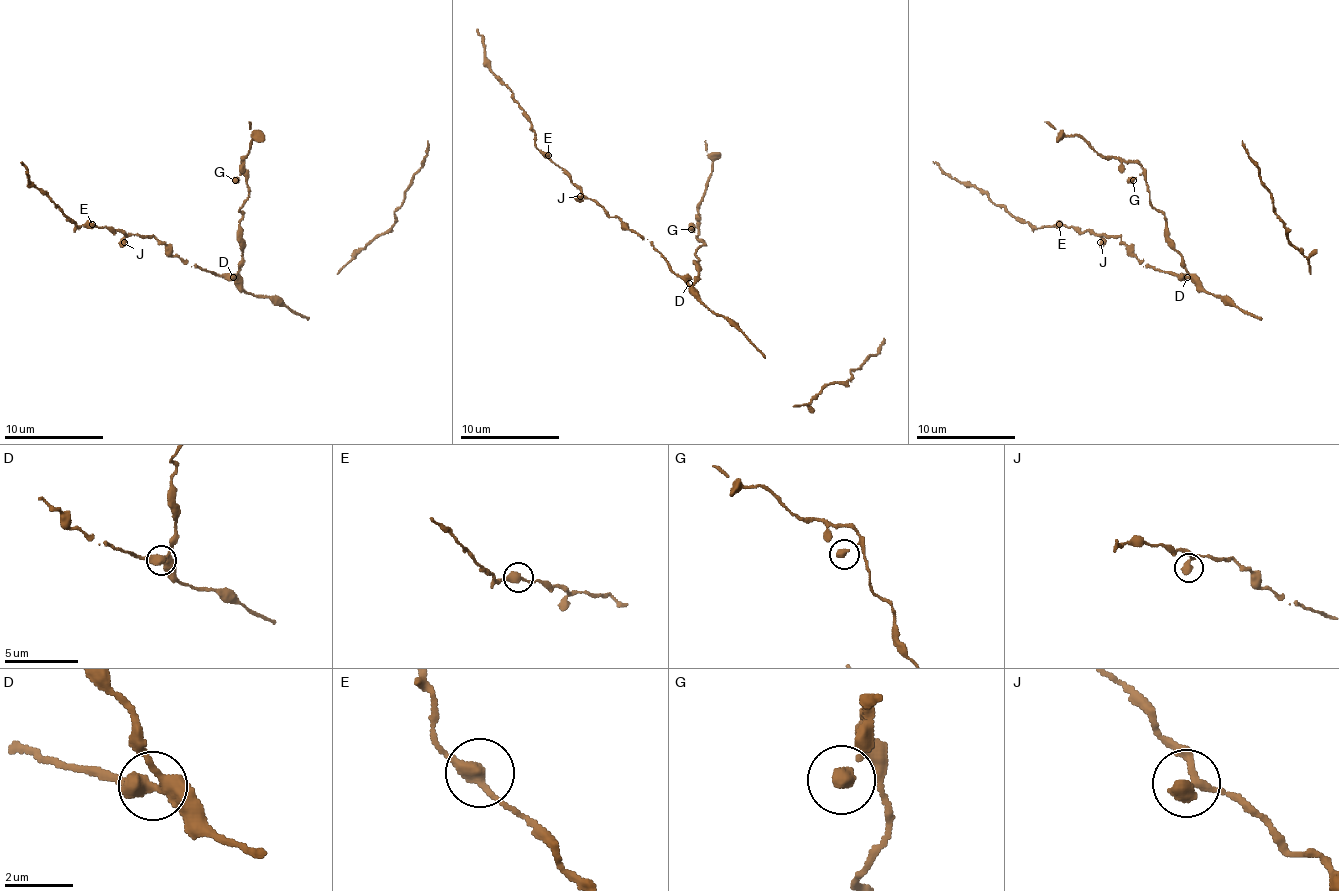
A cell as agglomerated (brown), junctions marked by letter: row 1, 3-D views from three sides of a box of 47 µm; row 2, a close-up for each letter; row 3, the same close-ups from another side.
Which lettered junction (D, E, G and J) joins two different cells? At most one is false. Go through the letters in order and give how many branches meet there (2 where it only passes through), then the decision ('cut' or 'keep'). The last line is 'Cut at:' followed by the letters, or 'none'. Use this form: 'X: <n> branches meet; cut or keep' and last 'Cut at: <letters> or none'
D: 3 branches meet; keep
E: 2 branches meet; keep
G: 1 branches meet; keep
J: 2 branches meet; keep
Cut at: none

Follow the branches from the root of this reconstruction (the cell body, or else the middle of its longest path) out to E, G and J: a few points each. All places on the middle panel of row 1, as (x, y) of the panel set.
E: (684, 281), (646, 238), (637, 236), (617, 216), (607, 214), (587, 199), (548, 154)
G: (684, 281), (691, 285), (698, 278), (696, 251), (703, 246), (691, 229)
J: (684, 281), (646, 238), (637, 236), (617, 216), (607, 214), (595, 201), (580, 196)

